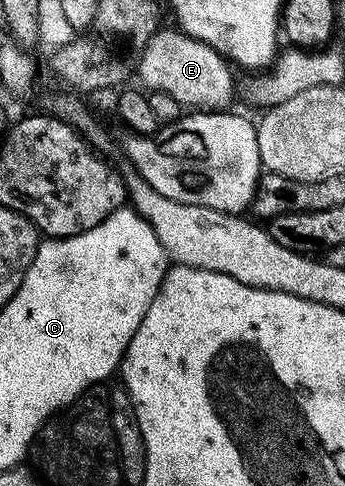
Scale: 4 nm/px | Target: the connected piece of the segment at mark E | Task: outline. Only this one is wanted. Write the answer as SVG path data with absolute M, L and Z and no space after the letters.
M161 28L144 42L139 52L141 52L141 59L135 62L135 74L136 77L141 77L142 84L140 85L146 91L171 96L183 108L188 108L193 112L228 111L230 109L229 101L233 98L233 70L225 63L226 55L222 51L211 48L194 38L188 38L186 34L176 29Z

